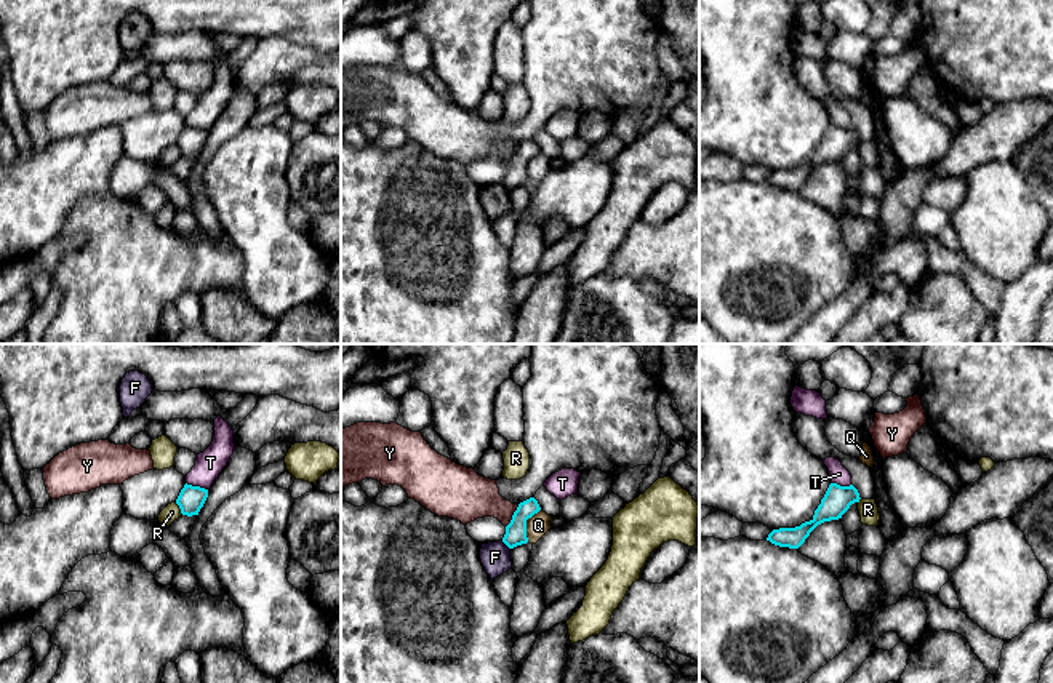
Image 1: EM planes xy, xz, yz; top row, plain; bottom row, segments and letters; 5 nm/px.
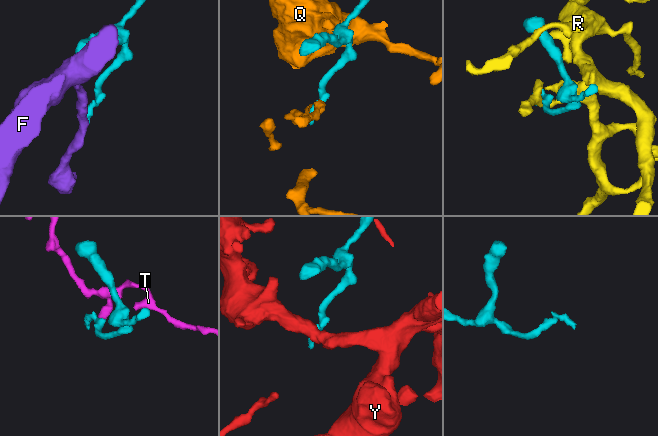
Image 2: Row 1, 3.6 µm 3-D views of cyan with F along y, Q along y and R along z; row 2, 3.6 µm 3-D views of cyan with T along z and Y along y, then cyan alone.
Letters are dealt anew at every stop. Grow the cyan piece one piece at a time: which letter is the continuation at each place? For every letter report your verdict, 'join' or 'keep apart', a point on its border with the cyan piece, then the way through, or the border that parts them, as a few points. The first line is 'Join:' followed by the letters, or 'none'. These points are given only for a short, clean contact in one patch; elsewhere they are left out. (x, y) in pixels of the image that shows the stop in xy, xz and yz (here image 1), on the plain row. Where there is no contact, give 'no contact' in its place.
Join: none
F: keep apart; contact xz (506, 186); border xz (501, 183), (509, 191)
Q: keep apart; contact xz (525, 167); border xz (540, 151), (527, 162), (527, 183)
R: keep apart; contact xy (180, 149)
T: keep apart; contact xy (197, 128); border xy (186, 123), (207, 131)
Y: keep apart; contact xz (512, 157); border xz (519, 146), (506, 168)

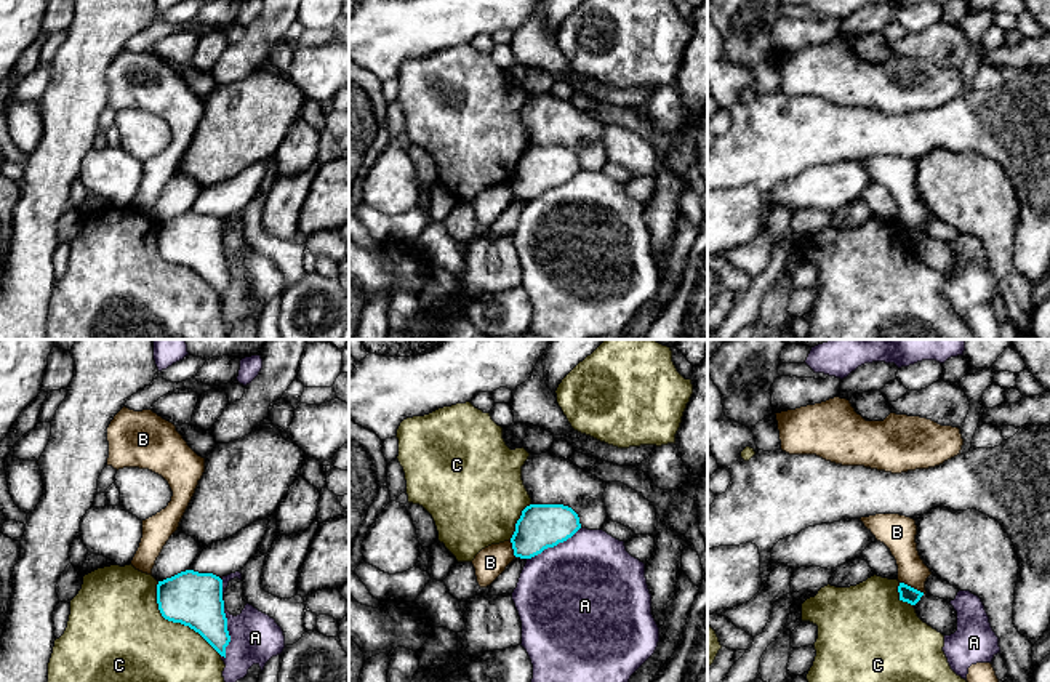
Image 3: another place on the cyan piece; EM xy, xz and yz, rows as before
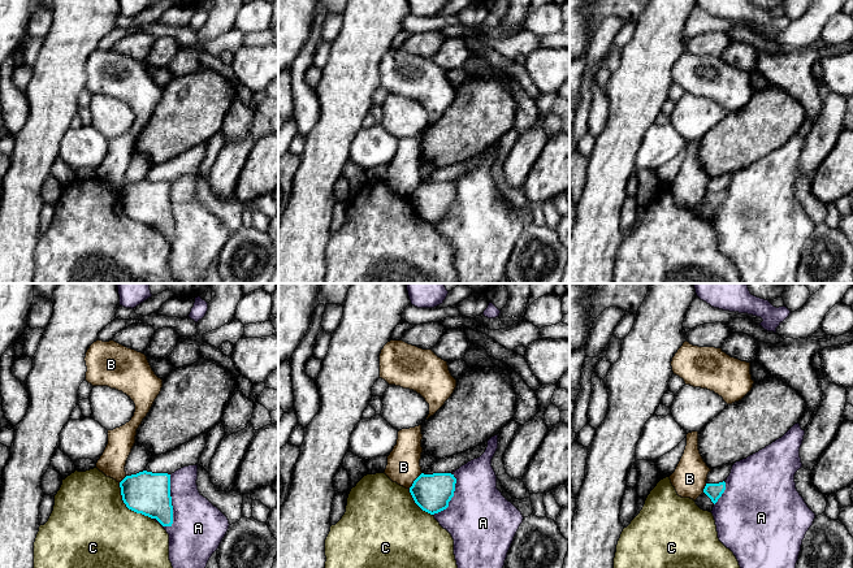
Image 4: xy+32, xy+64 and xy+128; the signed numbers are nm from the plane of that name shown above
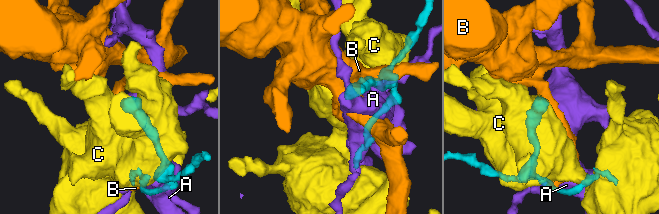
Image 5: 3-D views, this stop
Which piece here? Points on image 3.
Join: none
A: keep apart; contact xy (228, 272)
B: keep apart; contact yz (913, 229); border yz (900, 223), (924, 234)
C: keep apart; contact xy (175, 263)

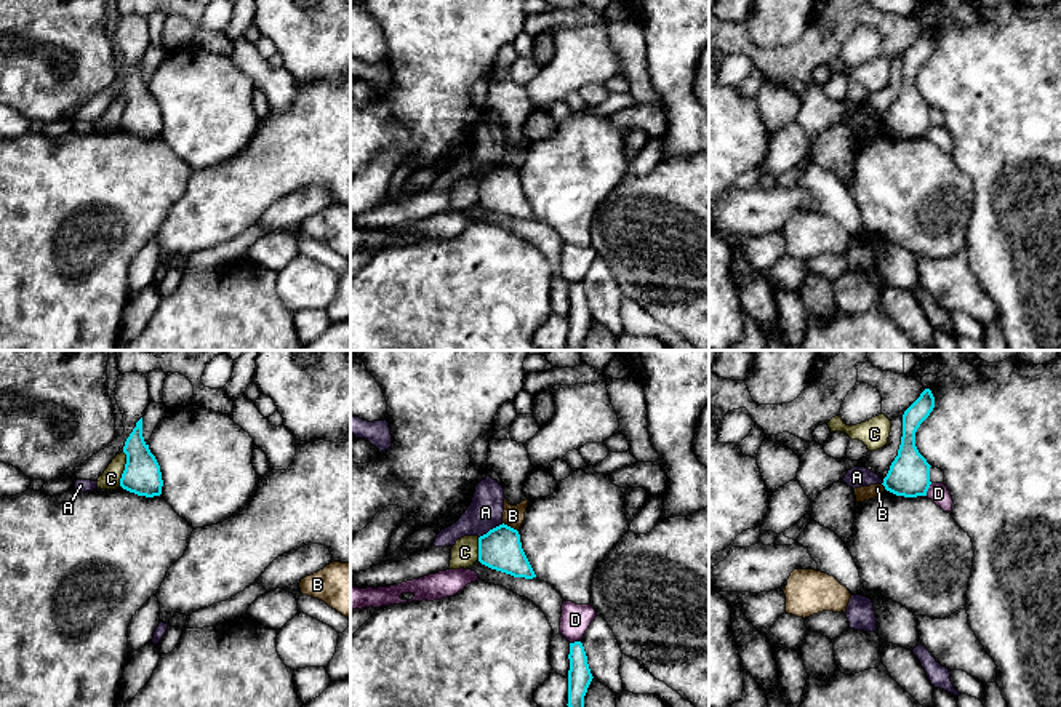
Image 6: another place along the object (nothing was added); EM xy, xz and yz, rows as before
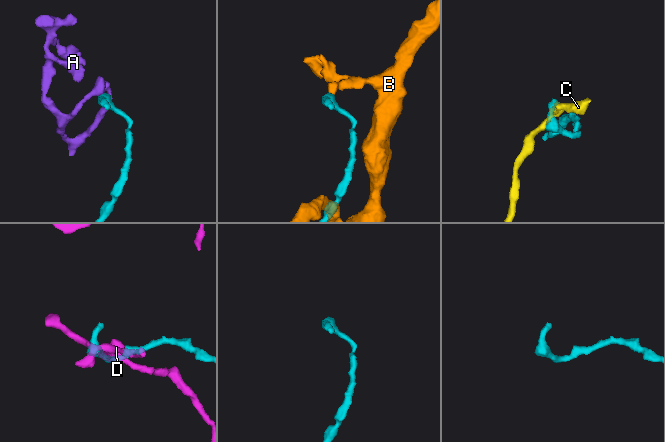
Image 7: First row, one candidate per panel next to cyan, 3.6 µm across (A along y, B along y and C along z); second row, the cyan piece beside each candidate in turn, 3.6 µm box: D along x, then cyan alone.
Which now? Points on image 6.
Join: none
A: keep apart; contact xz (490, 171); border xz (503, 165), (490, 170), (479, 179)
B: keep apart; contact xz (509, 168); border xz (503, 163), (517, 173)
C: keep apart; contact xy (125, 111); border xy (124, 93), (125, 104), (119, 127)
D: keep apart; contact yz (927, 131)

